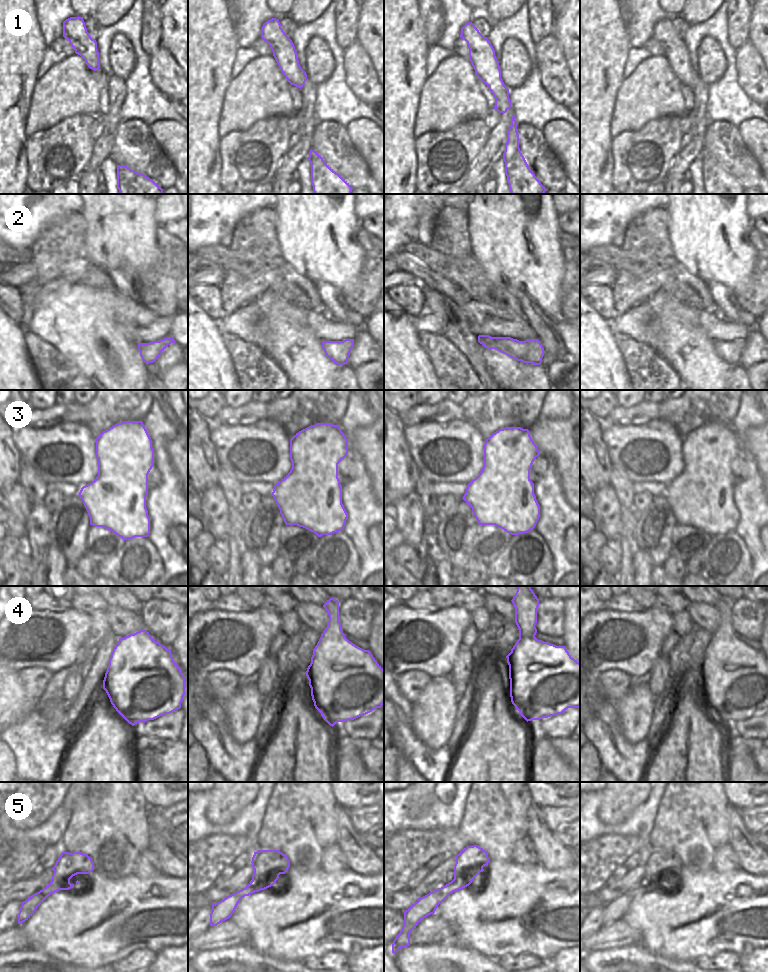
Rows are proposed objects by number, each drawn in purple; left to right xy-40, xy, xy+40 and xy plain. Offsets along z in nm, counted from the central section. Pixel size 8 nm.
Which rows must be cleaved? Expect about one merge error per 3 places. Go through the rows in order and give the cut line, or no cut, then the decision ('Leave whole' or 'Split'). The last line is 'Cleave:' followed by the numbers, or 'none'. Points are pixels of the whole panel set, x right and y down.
1: No split. Leave whole
2: Split along xy+40 (523, 341), (526, 362). Split
3: No split. Leave whole
4: No split. Leave whole
5: No split. Leave whole
Cleave: 2

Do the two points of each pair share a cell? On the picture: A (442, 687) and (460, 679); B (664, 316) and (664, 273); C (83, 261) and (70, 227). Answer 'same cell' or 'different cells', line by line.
A: different cells
B: different cells
C: different cells

